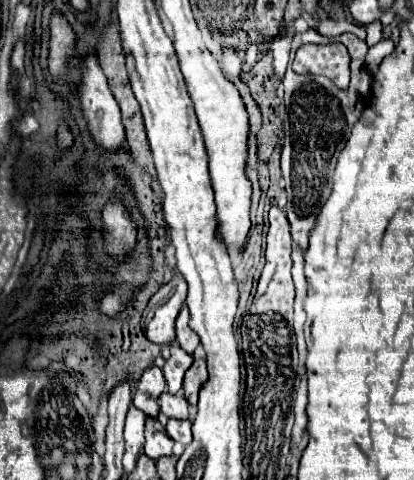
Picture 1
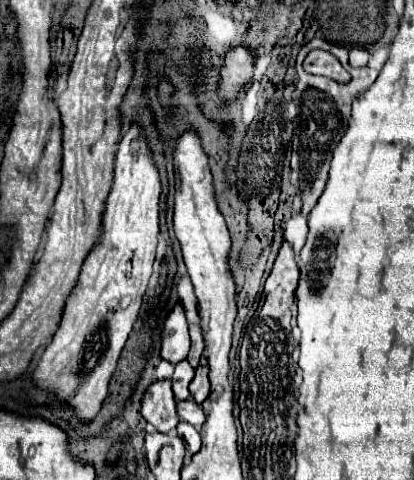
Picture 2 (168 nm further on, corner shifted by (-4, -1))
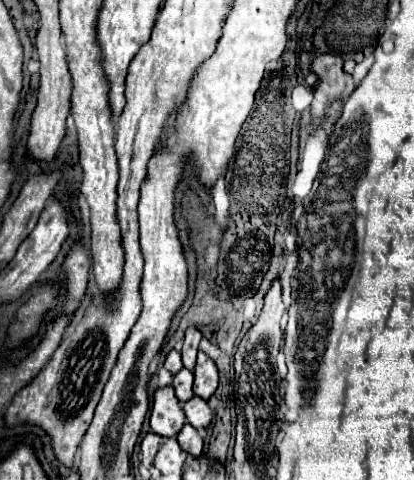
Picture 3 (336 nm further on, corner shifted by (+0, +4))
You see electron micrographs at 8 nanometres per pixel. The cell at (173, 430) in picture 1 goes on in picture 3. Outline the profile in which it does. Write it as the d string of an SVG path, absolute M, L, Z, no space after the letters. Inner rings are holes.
M188 423L184 425L184 429L182 429L182 433L178 433L178 443L180 443L180 447L188 453L188 455L192 455L192 457L200 457L202 455L202 451L204 451L204 439L198 435L198 431L194 429L194 427L190 427Z

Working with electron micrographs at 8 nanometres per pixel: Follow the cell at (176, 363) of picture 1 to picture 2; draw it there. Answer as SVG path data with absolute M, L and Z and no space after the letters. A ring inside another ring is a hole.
M182 360L176 364L174 374L172 374L172 390L174 390L174 398L176 400L188 400L190 392L188 392L188 384L194 378L194 368Z

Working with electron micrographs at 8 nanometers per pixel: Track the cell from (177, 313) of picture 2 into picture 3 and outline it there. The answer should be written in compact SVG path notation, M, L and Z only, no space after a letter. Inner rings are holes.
M172 349L172 351L168 353L164 367L166 367L172 375L176 375L176 373L182 369L182 359L180 359L180 353L178 353L176 349Z

